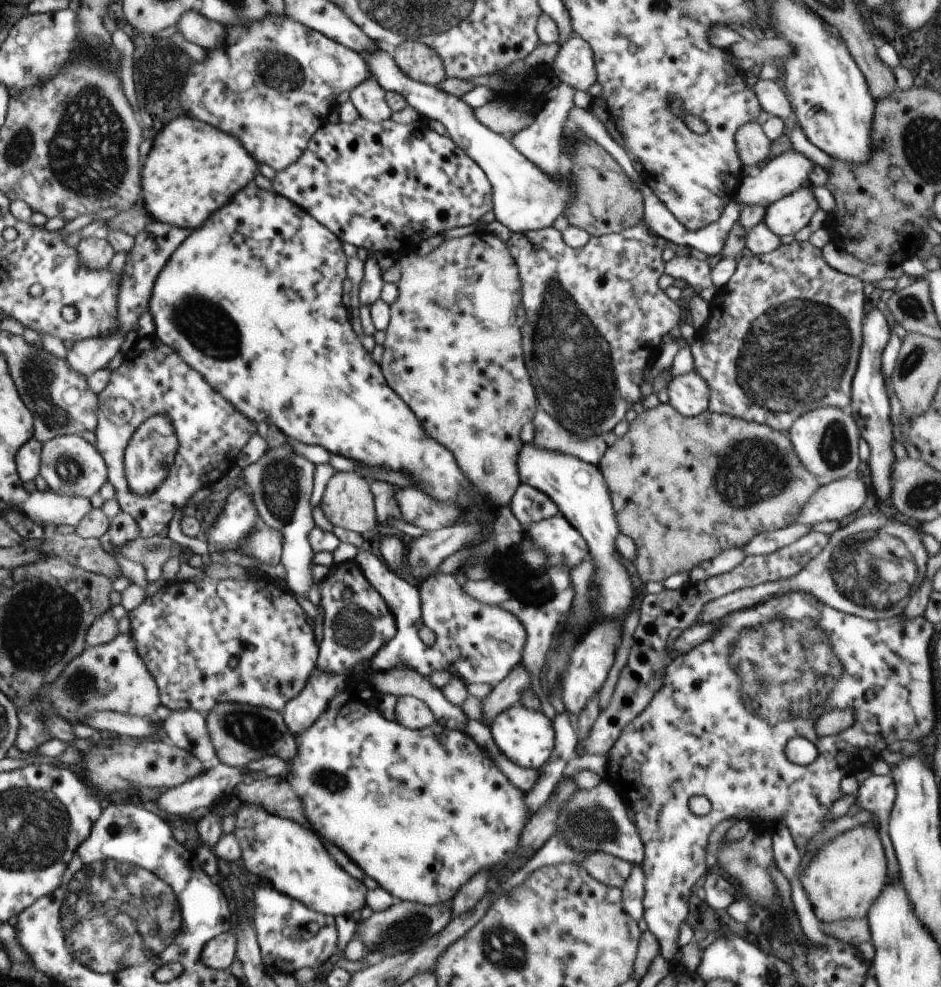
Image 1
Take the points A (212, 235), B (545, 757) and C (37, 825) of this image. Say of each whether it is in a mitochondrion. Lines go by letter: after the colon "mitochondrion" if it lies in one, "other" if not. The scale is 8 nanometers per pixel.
A: other
B: other
C: mitochondrion

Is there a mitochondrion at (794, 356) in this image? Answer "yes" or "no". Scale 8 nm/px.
yes

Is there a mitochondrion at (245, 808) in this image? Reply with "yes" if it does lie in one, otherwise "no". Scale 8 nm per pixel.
no

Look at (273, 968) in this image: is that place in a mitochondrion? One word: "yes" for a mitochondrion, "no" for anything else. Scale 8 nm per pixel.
no

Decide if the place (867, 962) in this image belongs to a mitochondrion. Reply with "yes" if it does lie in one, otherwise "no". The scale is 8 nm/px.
no

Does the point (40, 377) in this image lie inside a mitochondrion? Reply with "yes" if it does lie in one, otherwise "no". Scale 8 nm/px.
yes

